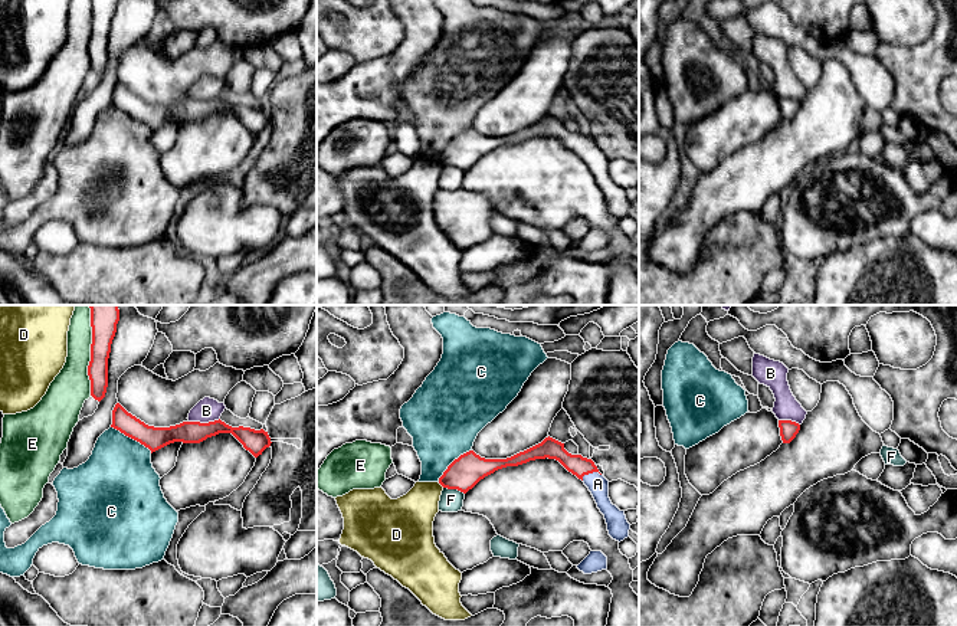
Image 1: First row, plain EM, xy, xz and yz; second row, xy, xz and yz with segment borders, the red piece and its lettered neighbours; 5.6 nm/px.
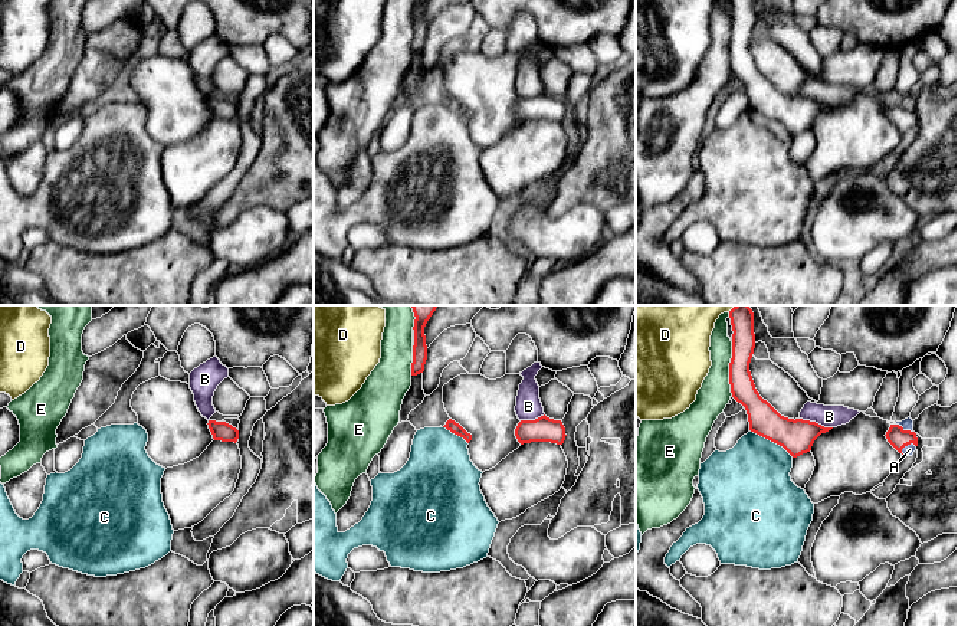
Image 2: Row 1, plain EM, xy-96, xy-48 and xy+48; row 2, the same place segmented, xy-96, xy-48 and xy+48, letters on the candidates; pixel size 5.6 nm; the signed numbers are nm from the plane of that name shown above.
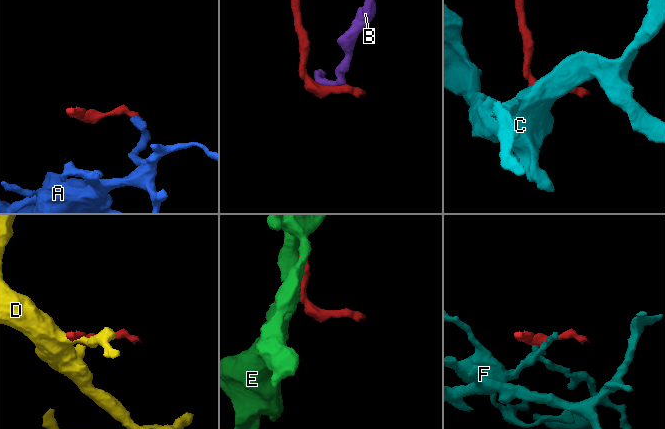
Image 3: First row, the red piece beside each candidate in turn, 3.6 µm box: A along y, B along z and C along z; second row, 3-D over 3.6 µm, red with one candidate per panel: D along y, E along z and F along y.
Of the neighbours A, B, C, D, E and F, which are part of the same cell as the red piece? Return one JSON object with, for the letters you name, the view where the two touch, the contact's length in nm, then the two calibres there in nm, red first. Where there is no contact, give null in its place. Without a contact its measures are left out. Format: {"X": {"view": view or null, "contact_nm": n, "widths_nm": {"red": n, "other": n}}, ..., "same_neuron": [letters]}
{"A": {"view": "xz", "contact_nm": 120, "widths_nm": {"red": 110, "other": 110}}, "same_neuron": ["A"]}

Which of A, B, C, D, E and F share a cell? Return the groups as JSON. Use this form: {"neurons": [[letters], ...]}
{"neurons": [["A"], ["B"], ["C"], ["D"], ["E"], ["F"]]}

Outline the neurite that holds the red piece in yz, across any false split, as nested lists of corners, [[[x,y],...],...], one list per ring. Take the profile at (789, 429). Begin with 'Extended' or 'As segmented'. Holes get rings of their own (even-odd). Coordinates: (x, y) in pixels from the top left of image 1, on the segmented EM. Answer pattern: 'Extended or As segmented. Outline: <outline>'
As segmented. Outline: [[[779,420],[783,443],[790,443],[800,430],[800,425],[792,420]]]

